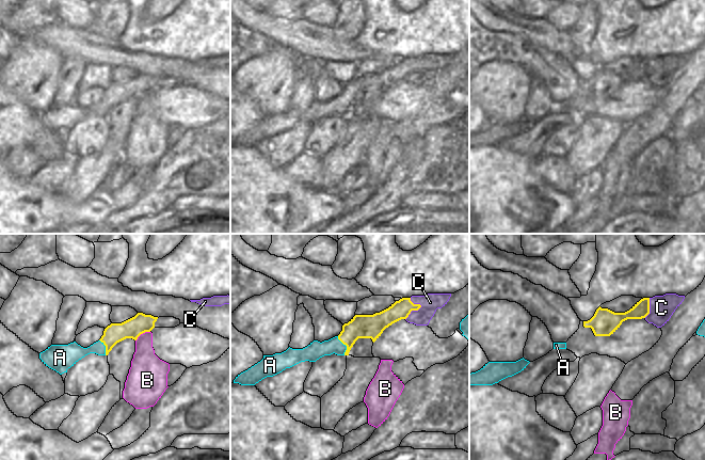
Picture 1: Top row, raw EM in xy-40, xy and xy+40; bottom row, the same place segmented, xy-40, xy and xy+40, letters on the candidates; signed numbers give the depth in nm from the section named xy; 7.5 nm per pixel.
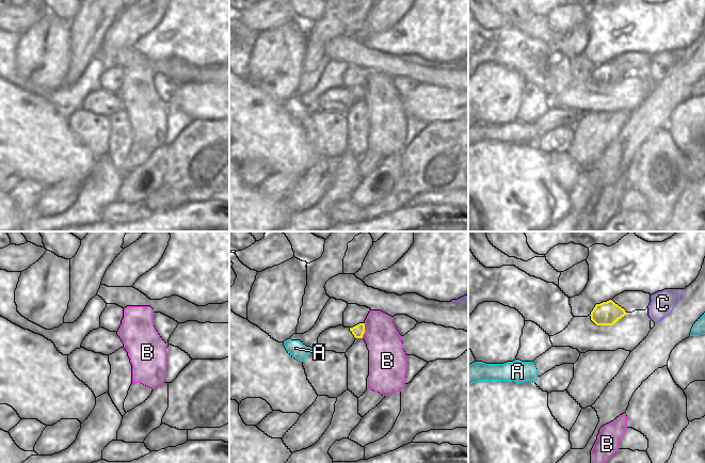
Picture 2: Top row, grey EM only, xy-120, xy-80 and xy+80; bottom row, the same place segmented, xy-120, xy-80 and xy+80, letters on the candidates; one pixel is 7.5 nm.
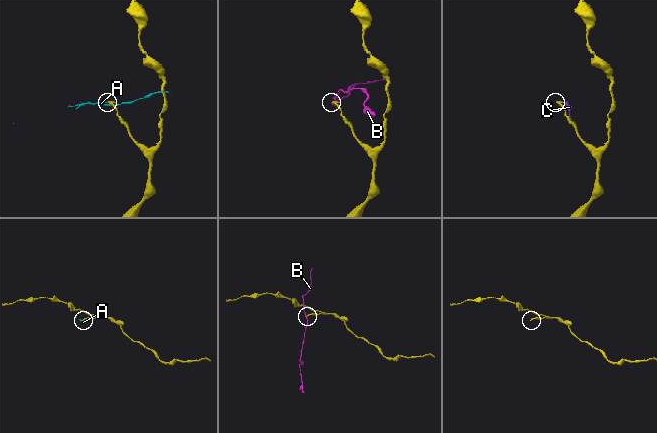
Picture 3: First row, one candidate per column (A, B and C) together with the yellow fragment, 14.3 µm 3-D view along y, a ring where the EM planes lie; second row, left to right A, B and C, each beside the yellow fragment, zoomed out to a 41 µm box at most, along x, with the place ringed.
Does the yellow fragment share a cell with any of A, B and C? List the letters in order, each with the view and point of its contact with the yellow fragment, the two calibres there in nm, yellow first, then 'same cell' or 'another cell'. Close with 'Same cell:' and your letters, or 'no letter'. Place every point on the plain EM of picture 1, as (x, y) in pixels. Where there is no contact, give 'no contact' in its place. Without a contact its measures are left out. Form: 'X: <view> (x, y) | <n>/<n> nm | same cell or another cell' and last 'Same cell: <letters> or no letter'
A: xy (346, 106) | 180/130 nm | another cell
B: xy-40 (142, 94) | 150/220 nm | another cell
C: xy (418, 69) | 140/140 nm | another cell
Same cell: no letter

